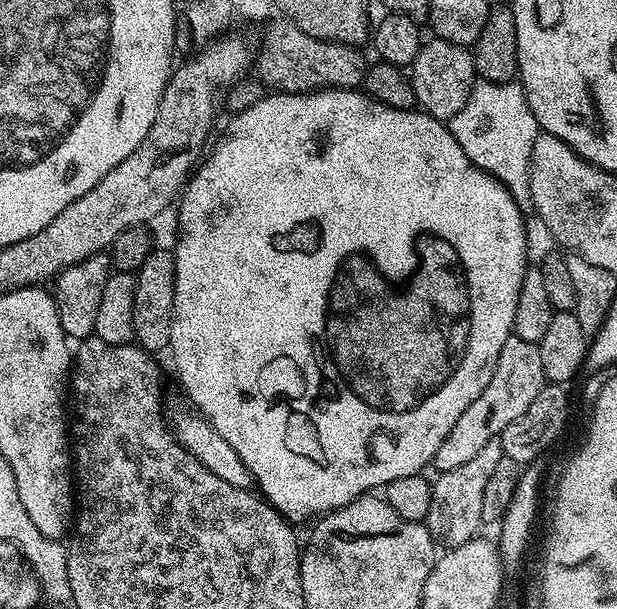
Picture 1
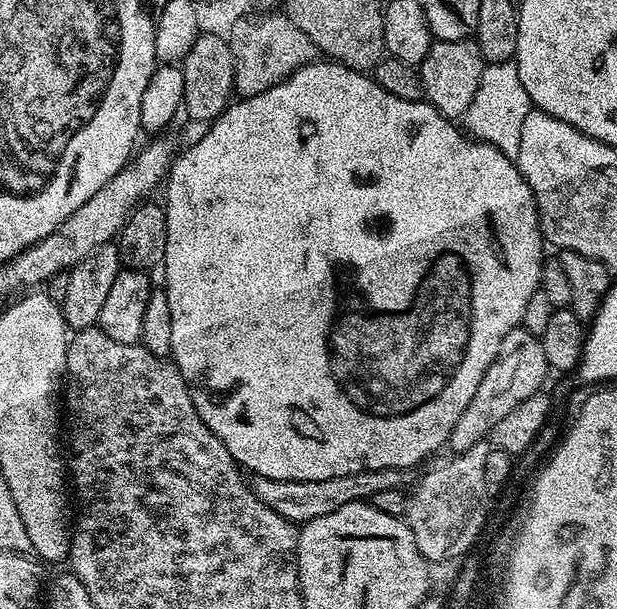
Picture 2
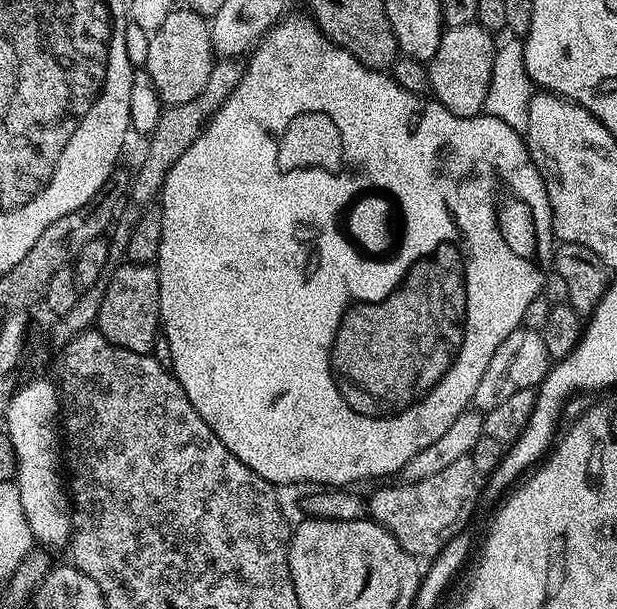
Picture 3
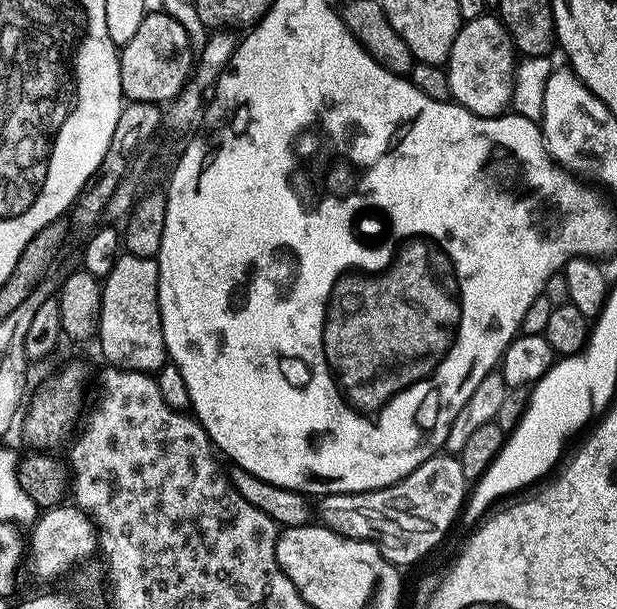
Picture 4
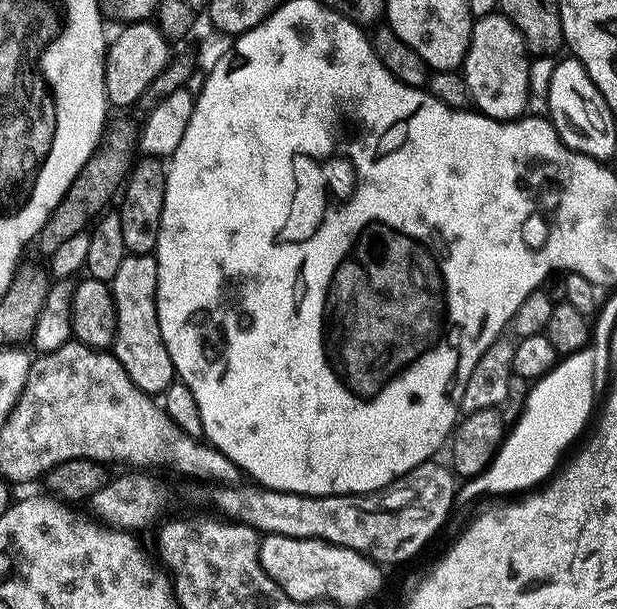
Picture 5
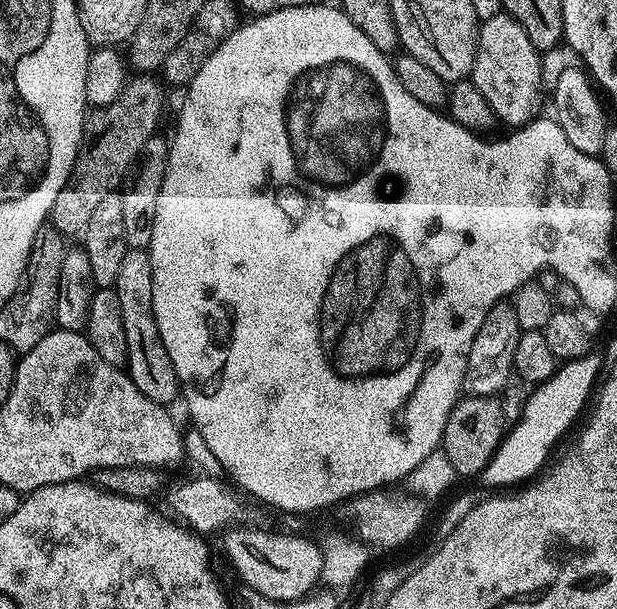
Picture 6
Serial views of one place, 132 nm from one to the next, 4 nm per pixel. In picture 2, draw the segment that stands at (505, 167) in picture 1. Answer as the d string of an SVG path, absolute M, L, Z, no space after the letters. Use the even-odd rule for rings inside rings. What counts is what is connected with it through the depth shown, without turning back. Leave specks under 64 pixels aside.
M512 60L497 64L485 63L478 90L464 111L462 128L471 139L481 140L483 144L494 146L502 150L502 154L514 158L522 142L522 121L533 107L530 94L526 94L526 86L522 86L522 78L518 78L518 66Z

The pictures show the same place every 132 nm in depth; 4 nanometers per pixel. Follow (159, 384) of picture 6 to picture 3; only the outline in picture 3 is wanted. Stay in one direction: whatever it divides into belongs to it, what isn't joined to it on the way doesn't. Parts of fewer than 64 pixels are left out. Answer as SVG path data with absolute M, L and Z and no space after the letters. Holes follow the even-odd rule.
M124 262L124 265L114 272L108 281L105 300L98 311L95 327L110 342L114 342L114 346L122 350L134 350L134 354L149 354L162 332L158 274L151 264L131 262Z

